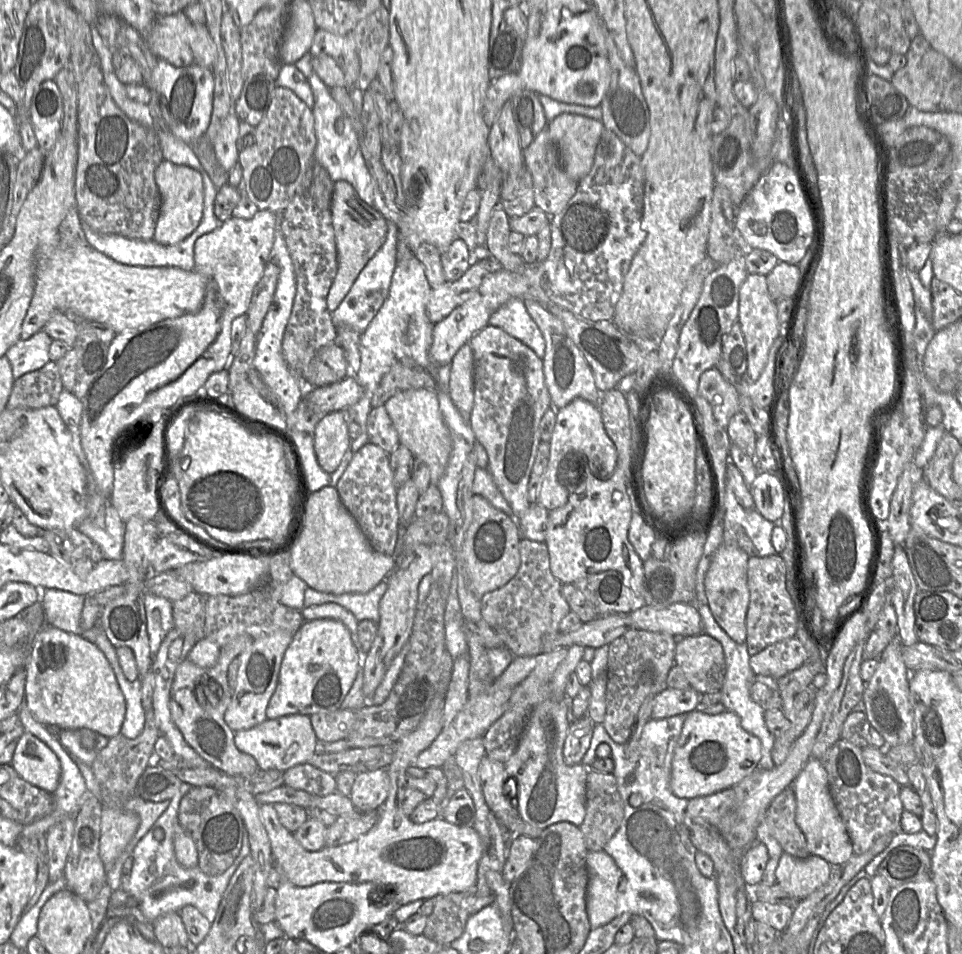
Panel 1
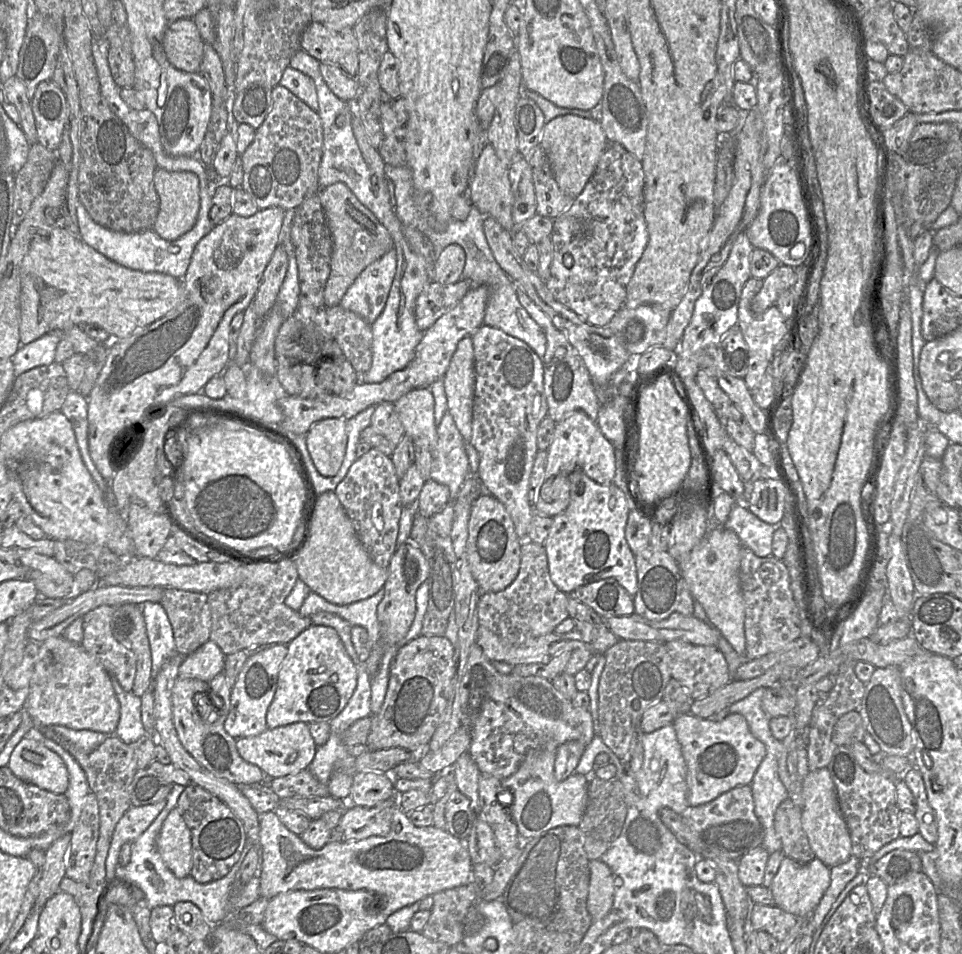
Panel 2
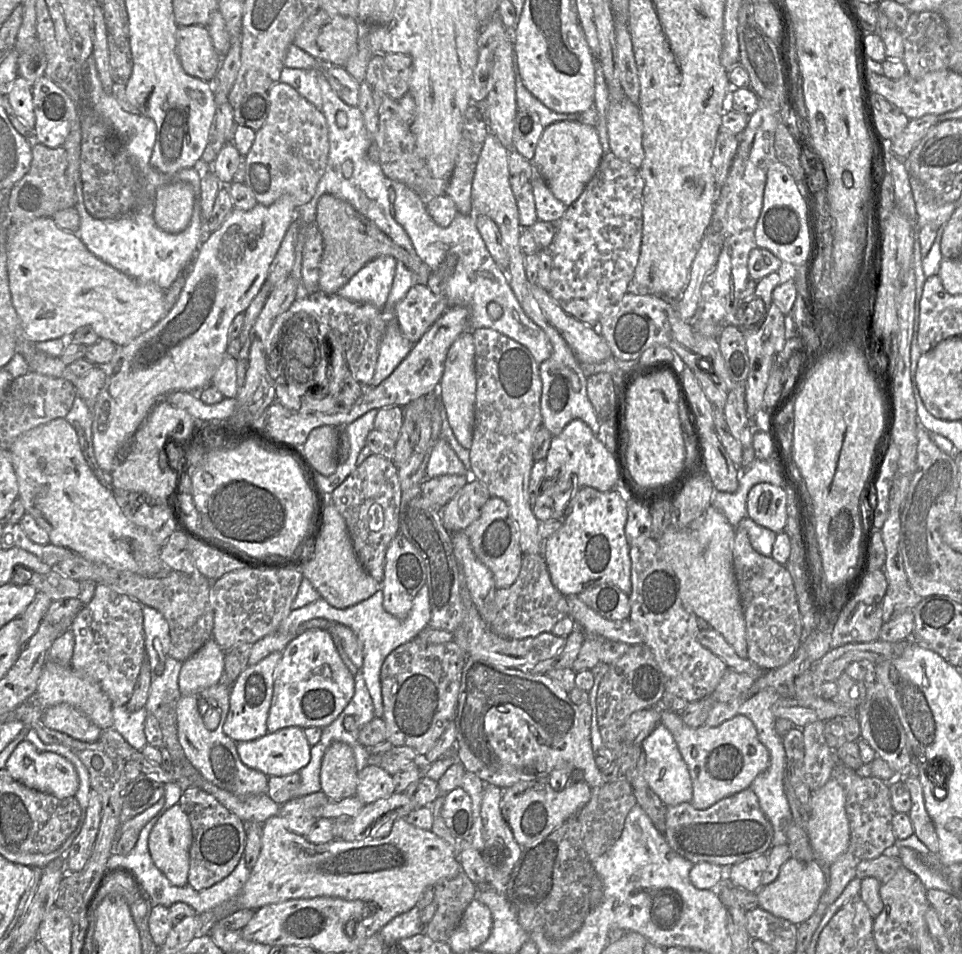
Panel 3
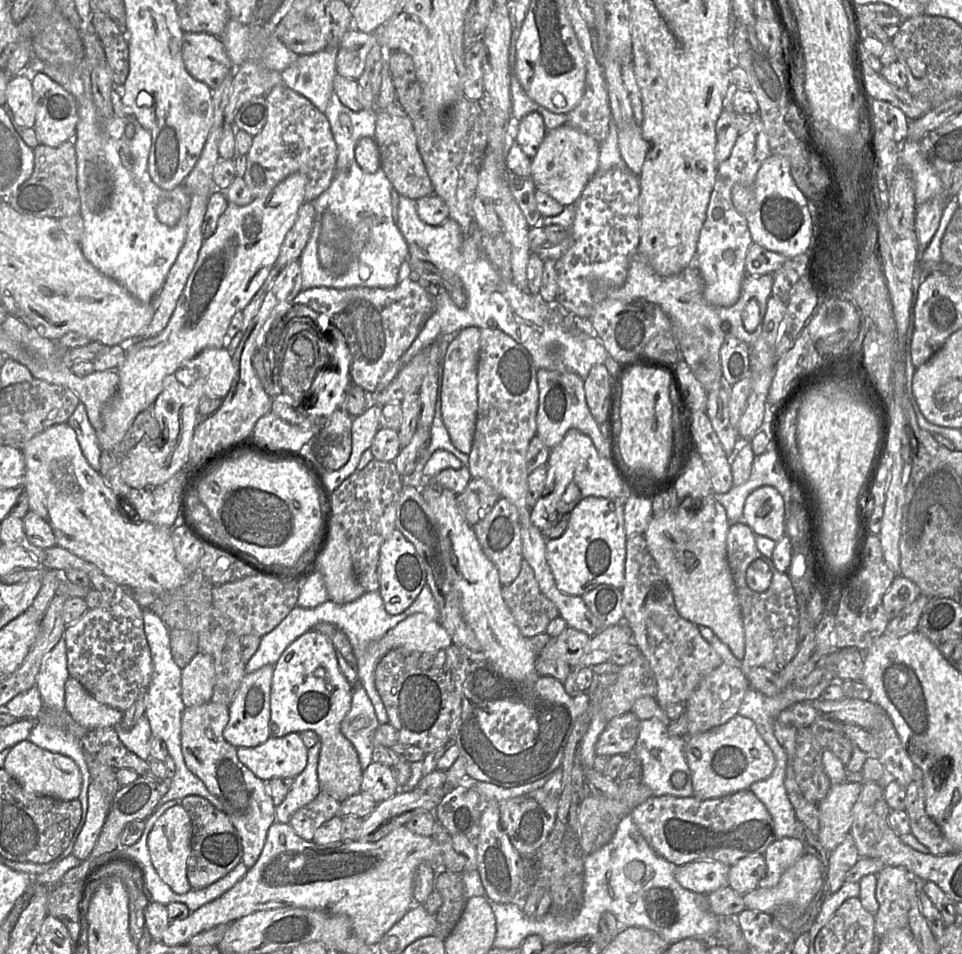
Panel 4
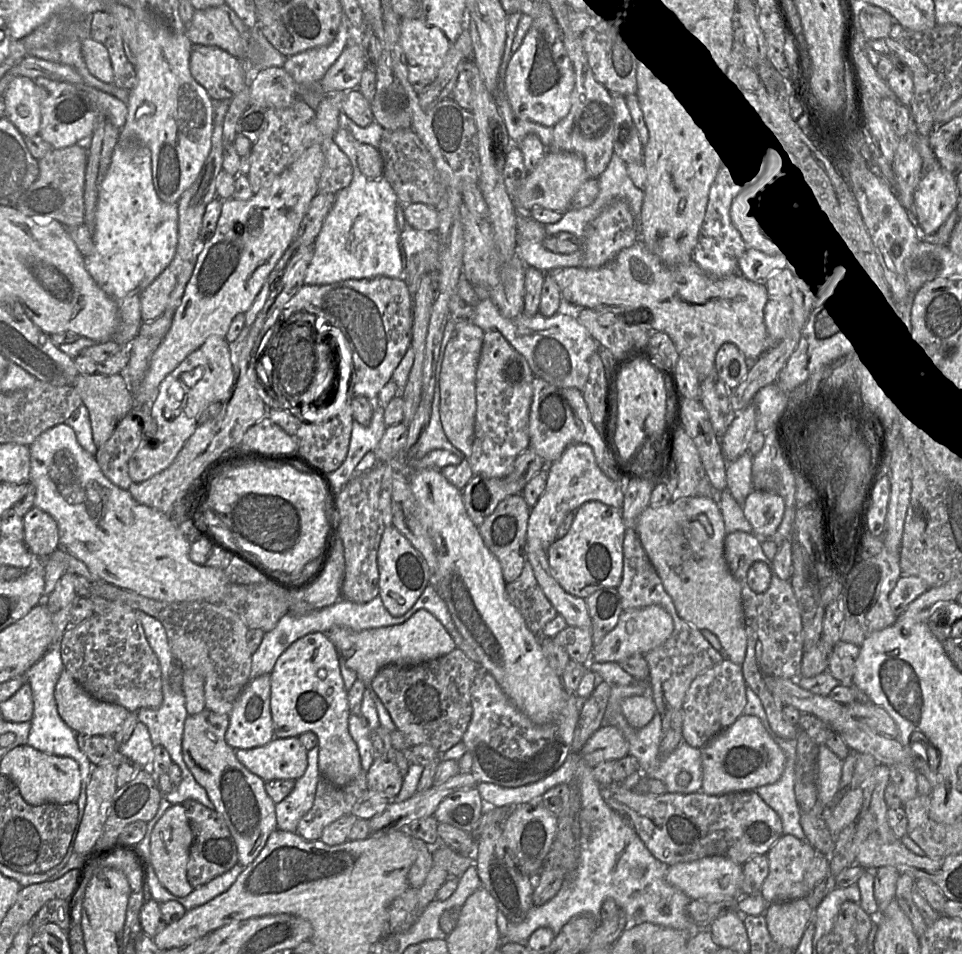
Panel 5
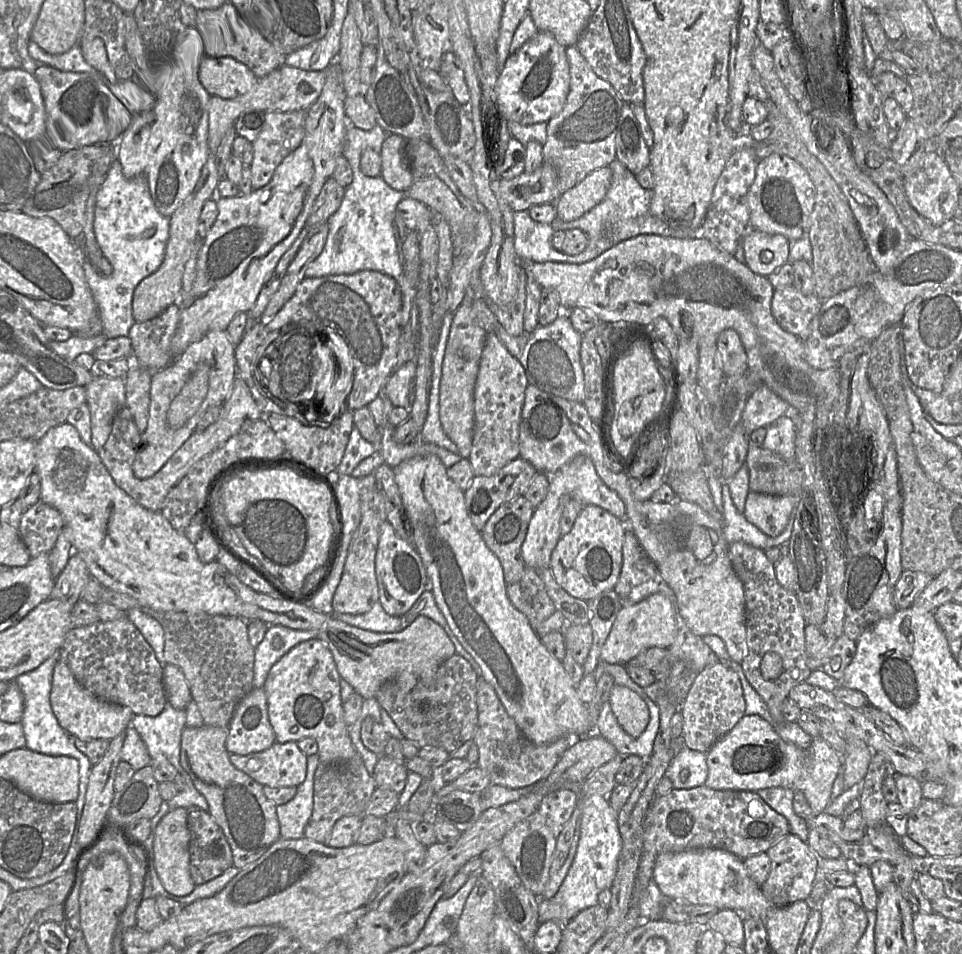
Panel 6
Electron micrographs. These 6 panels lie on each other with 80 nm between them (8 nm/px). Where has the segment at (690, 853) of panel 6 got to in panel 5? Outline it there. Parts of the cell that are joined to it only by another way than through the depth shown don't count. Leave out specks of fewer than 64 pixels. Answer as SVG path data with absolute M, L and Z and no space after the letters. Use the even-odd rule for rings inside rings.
M710 856L669 866L666 881L681 890L691 900L703 899L709 902L719 902L738 900L743 896L740 894L742 873L742 865L722 856Z

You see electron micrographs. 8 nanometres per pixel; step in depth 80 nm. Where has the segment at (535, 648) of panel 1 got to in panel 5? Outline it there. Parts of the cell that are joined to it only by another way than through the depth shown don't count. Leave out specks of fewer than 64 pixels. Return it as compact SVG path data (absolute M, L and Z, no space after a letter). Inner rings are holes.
M527 560L520 576L506 583L505 591L509 602L522 615L533 634L539 634L546 623L557 616L557 611L544 595Z

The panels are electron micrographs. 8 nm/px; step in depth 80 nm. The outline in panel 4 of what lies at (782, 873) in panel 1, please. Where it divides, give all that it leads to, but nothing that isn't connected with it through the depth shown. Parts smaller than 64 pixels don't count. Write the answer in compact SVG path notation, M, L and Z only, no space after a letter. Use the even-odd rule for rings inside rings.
M806 852L785 870L776 886L757 887L744 894L746 909L772 915L782 905L793 905L805 911L820 887L821 878L821 862Z

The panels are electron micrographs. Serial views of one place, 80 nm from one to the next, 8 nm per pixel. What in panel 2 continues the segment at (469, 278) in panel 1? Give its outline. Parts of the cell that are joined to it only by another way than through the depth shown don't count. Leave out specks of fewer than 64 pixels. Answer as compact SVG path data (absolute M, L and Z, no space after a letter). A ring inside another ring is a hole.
M460 279L458 282L443 285L431 281L418 296L415 307L415 320L418 328L425 332L444 314L452 310L474 285Z

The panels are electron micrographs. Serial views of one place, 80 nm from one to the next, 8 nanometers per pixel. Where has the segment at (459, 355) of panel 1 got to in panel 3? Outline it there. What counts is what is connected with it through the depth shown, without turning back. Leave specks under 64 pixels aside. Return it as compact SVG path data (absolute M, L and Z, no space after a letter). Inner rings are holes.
M473 330L463 332L451 345L440 380L441 398L449 425L461 446L470 450L473 440L477 379Z

